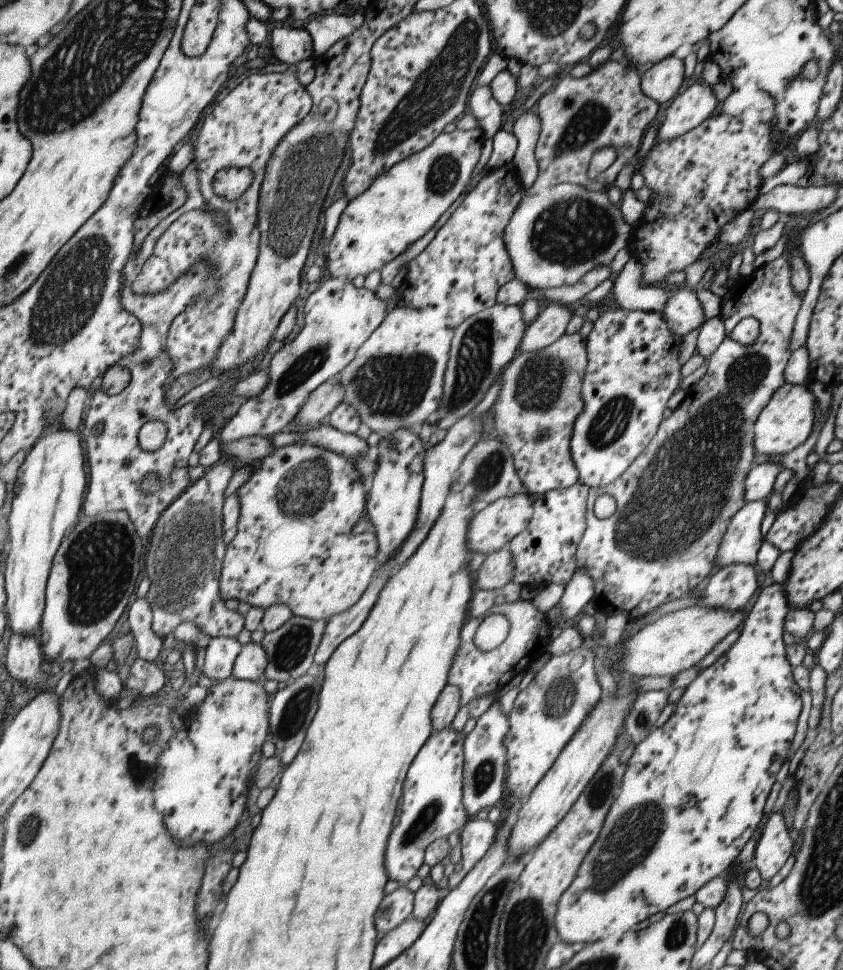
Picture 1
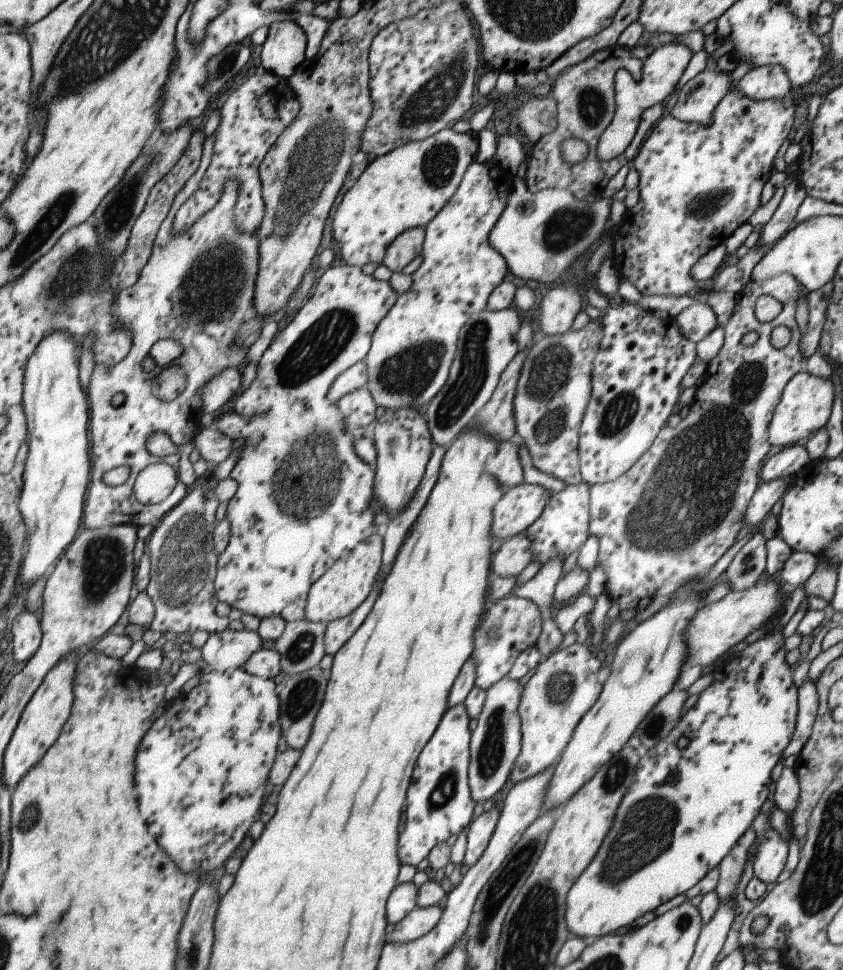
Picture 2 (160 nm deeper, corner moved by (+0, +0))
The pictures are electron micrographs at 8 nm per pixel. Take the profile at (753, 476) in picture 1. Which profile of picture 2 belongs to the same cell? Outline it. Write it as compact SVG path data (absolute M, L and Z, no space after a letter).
M800 442L784 447L777 454L773 454L771 458L767 458L760 469L759 482L771 482L775 478L787 478L799 473L799 470L802 470L810 462L804 445L804 442Z

